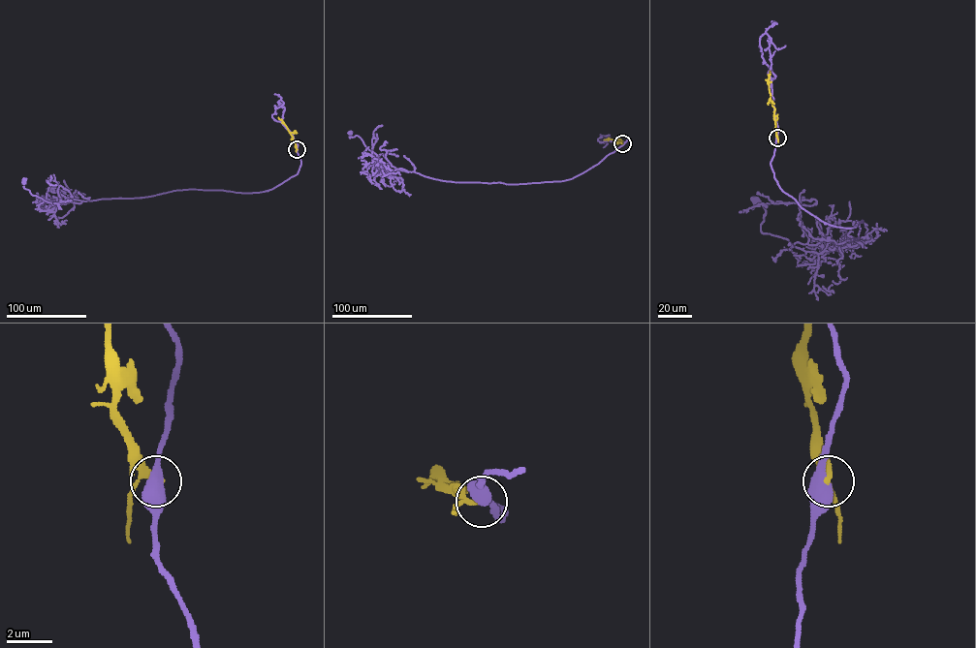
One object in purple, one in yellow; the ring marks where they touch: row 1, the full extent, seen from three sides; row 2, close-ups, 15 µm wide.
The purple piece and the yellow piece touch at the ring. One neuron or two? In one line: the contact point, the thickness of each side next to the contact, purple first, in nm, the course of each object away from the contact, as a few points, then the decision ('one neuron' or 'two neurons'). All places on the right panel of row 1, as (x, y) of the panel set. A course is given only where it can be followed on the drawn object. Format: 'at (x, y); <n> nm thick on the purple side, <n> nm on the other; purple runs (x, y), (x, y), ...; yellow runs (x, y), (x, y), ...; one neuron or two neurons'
at (777, 138); 500 nm thick on the purple side, 220 nm on the other; purple runs (777, 138), (779, 187), (825, 223), (862, 220), (858, 239), (804, 251), (763, 233), (756, 200); yellow runs (777, 138), (774, 108), (771, 101), (770, 71); two neurons

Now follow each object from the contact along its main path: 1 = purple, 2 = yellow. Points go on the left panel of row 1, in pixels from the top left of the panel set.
1: (297, 149), (300, 161), (298, 173), (259, 192), (177, 190), (57, 205), (33, 196), (24, 187), (24, 179)
2: (297, 149), (287, 126), (278, 117)

